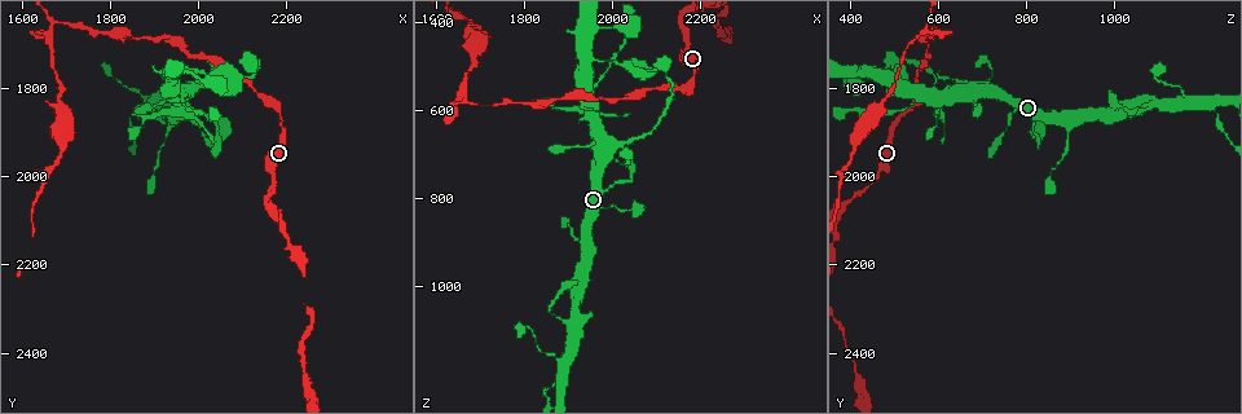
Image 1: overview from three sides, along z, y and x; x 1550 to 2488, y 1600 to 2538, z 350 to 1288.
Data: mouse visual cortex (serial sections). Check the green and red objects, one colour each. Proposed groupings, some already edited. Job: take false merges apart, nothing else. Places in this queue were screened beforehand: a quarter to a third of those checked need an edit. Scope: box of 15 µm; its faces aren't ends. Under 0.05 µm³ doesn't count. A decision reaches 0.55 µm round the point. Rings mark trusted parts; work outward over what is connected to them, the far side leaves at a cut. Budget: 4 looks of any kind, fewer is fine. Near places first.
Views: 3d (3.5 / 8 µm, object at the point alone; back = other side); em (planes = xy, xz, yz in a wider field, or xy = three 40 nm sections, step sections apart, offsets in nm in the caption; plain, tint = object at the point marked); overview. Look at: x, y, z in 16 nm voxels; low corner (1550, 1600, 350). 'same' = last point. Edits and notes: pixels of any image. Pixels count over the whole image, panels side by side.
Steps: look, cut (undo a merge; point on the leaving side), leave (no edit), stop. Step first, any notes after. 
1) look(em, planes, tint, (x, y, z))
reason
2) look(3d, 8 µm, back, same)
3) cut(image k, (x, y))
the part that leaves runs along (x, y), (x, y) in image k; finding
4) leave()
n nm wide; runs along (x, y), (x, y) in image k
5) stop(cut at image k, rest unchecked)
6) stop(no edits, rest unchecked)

look(3d, 8 µm, back, (1665, 1660, 565))
sharp bend

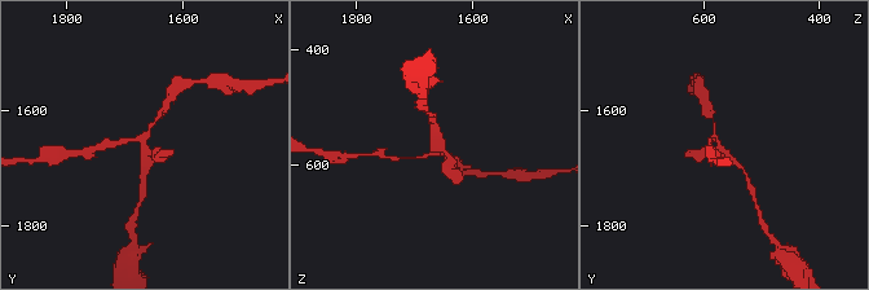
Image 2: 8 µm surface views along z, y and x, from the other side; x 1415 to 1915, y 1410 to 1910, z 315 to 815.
look(em, xy, step 2, tint, (1660, 1665, 565))
4 arms; arms of 100, 150, 150, 250 nm; now the EM

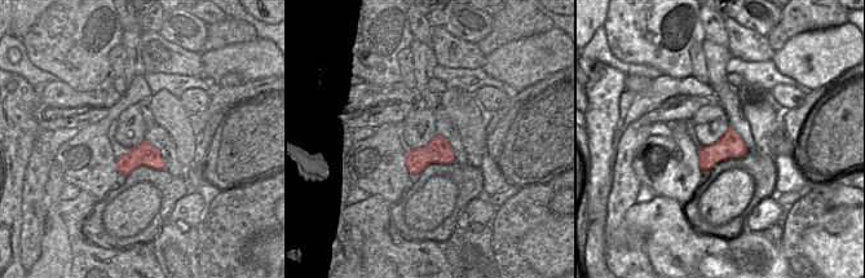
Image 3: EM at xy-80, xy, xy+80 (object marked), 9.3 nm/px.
cut(image 2, (439, 139))
240 nm wide; the part that leaves runs along (433, 152), (432, 119) in image 2; two cells meet here

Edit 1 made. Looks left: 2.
look(3d, 8 µm, back, (1880, 1820, 1165))
a fork

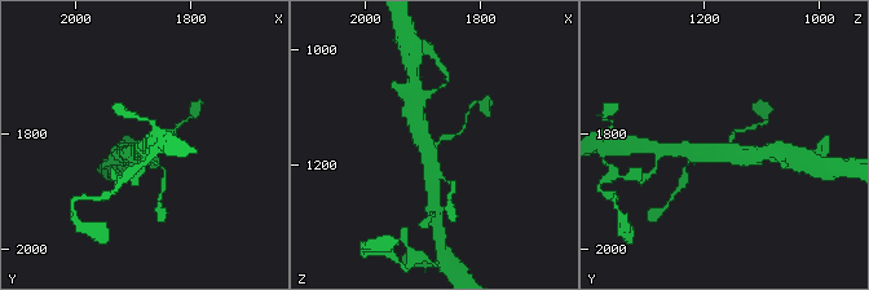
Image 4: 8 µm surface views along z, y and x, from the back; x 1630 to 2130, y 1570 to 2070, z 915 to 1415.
look(em, xy, step 3, tint, (1880, 1830, 1165))
3 arms; arms of 150, 450, 500 nm

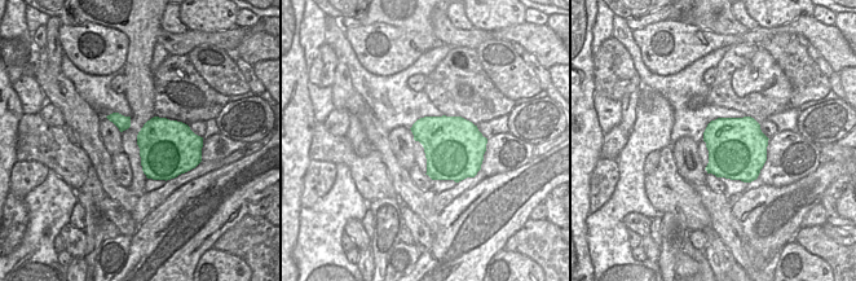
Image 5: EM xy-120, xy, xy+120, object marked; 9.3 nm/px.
leave()
550 nm wide; runs along (415, 118), (433, 172), (431, 185) in image 4; one cell here

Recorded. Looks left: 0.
stop(cut at image 2, rest unchecked)

